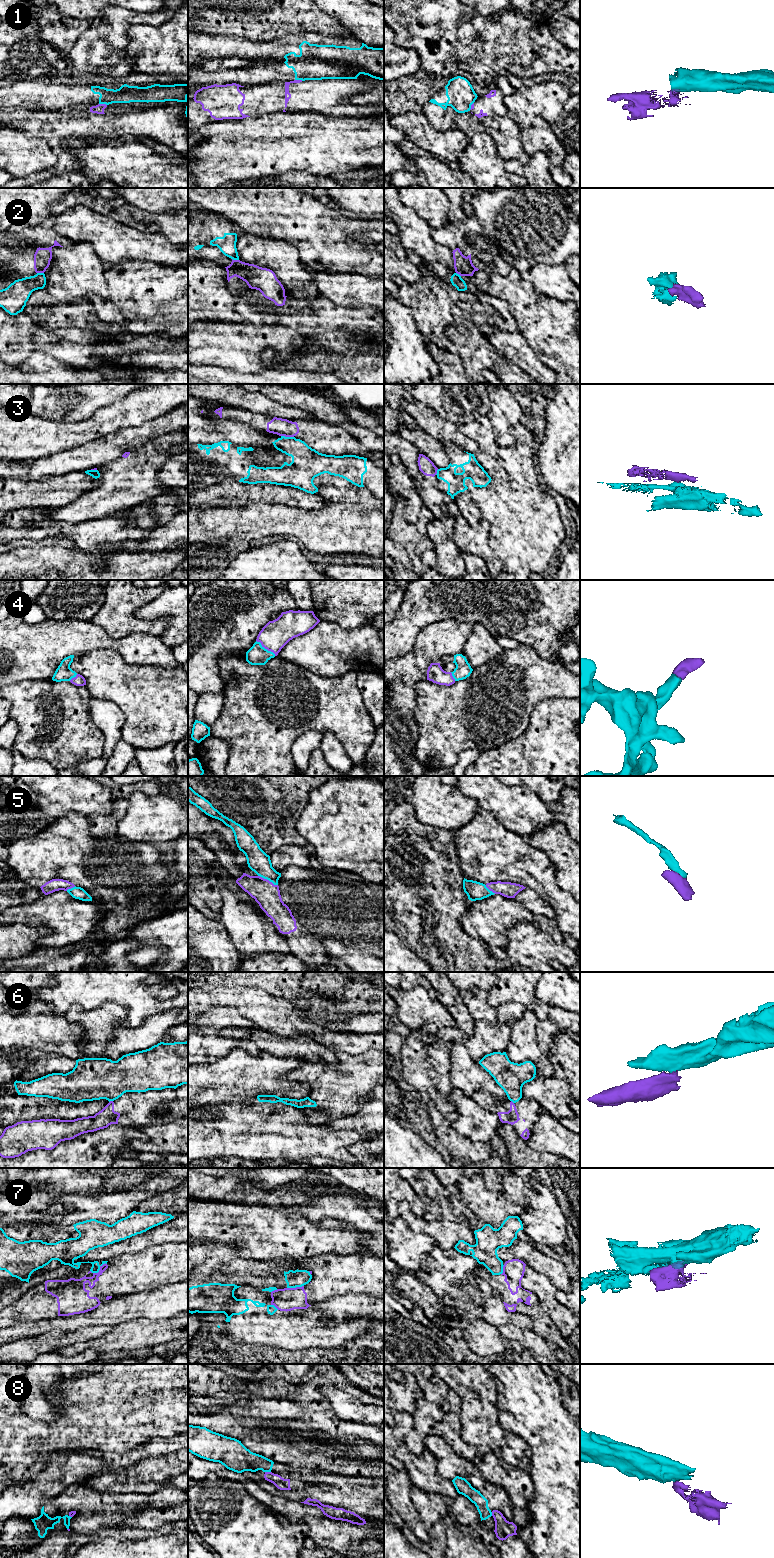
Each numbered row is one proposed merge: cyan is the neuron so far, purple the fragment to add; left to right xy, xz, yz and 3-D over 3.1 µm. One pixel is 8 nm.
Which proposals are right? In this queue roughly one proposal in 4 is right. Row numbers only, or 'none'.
4, 5

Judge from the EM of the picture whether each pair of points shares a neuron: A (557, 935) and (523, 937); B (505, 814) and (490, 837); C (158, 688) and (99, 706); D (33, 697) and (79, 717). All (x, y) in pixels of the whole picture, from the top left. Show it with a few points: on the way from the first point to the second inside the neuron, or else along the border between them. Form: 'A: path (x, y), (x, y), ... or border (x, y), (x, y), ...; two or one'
A: border (531, 923), (546, 932), (555, 941), (569, 947); two
B: border (481, 808), (489, 811), (504, 827), (519, 835); two
C: border (92, 697), (112, 701), (124, 715), (125, 722); two
D: path (44, 706), (57, 707), (60, 705), (68, 711); one

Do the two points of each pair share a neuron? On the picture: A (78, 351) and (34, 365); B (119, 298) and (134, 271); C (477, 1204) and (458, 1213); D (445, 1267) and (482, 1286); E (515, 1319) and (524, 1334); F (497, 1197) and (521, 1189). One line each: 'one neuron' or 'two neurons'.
A: two neurons
B: one neuron
C: two neurons
D: one neuron
E: two neurons
F: two neurons

